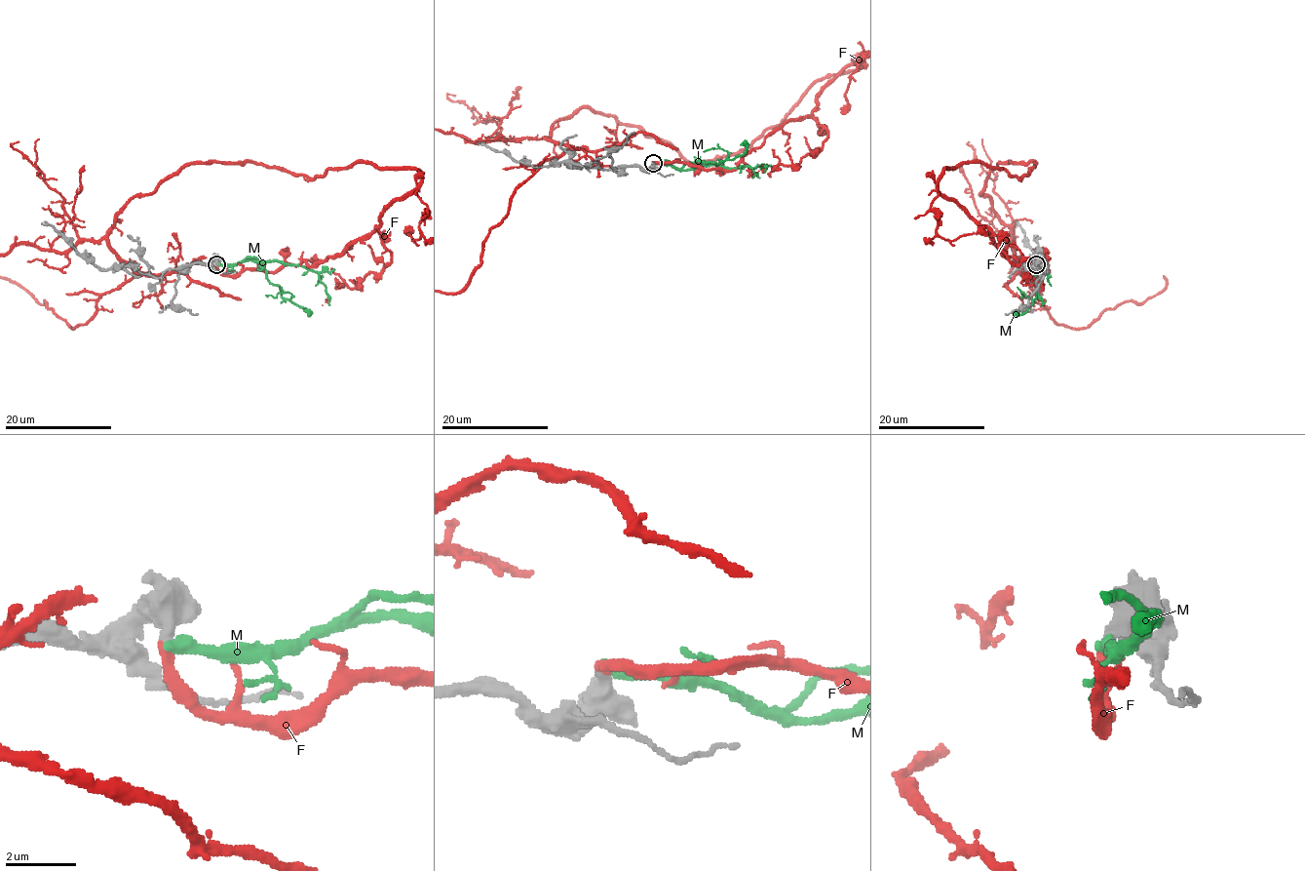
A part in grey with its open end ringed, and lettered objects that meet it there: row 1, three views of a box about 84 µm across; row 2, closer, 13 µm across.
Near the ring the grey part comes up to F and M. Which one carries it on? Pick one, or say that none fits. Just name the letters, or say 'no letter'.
F

